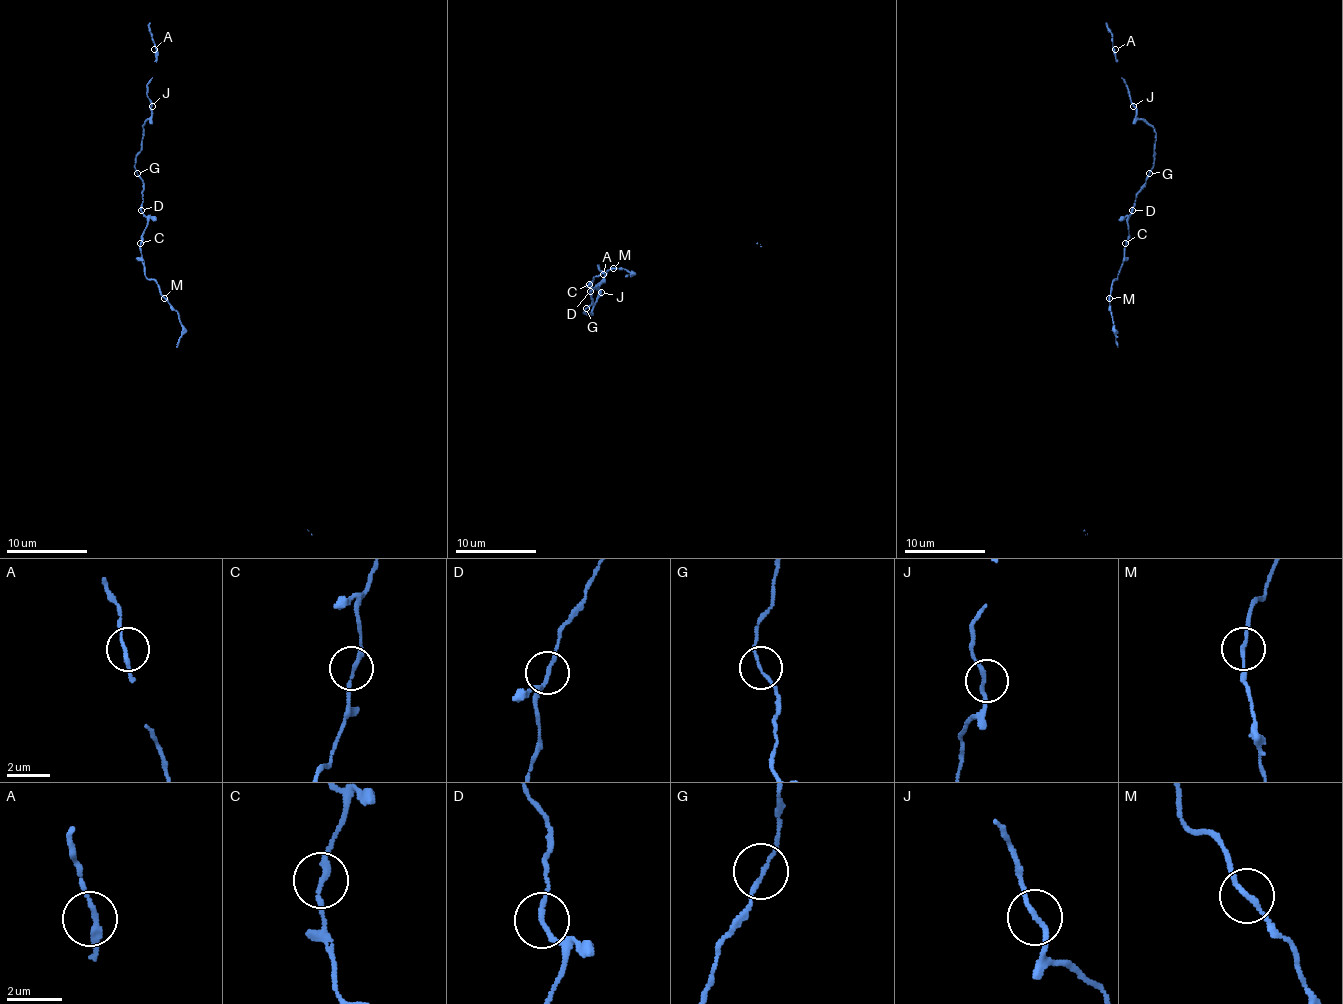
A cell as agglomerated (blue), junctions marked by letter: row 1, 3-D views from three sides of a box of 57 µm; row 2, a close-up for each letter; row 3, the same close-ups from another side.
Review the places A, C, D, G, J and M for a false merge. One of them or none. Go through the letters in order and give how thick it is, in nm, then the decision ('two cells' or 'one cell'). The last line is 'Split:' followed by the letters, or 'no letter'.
A: 180 nm thick; one cell
C: 190 nm thick; one cell
D: 170 nm thick; one cell
G: 130 nm thick; one cell
J: 180 nm thick; one cell
M: 180 nm thick; one cell
Split: no letter

